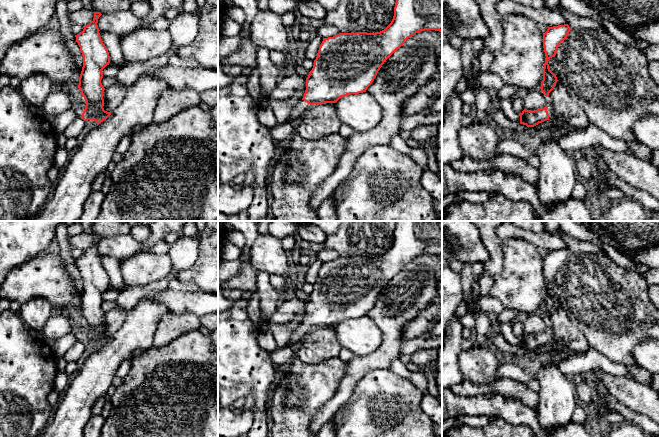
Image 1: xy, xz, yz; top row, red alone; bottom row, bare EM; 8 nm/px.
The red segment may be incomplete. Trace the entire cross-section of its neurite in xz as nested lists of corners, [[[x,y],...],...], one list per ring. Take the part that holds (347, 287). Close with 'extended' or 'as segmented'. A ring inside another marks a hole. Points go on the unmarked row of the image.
[[[396,221],[391,247],[375,257],[339,257],[323,262],[312,294],[306,302],[302,324],[293,331],[287,346],[297,349],[314,328],[335,327],[341,321],[366,316],[386,284],[416,257],[442,255],[442,221]]] | extended

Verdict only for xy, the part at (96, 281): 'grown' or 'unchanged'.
grown

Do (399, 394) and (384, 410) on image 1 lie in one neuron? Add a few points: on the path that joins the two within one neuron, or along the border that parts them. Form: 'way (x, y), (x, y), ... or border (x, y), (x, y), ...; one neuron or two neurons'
way (395, 398), (387, 406); one neuron

